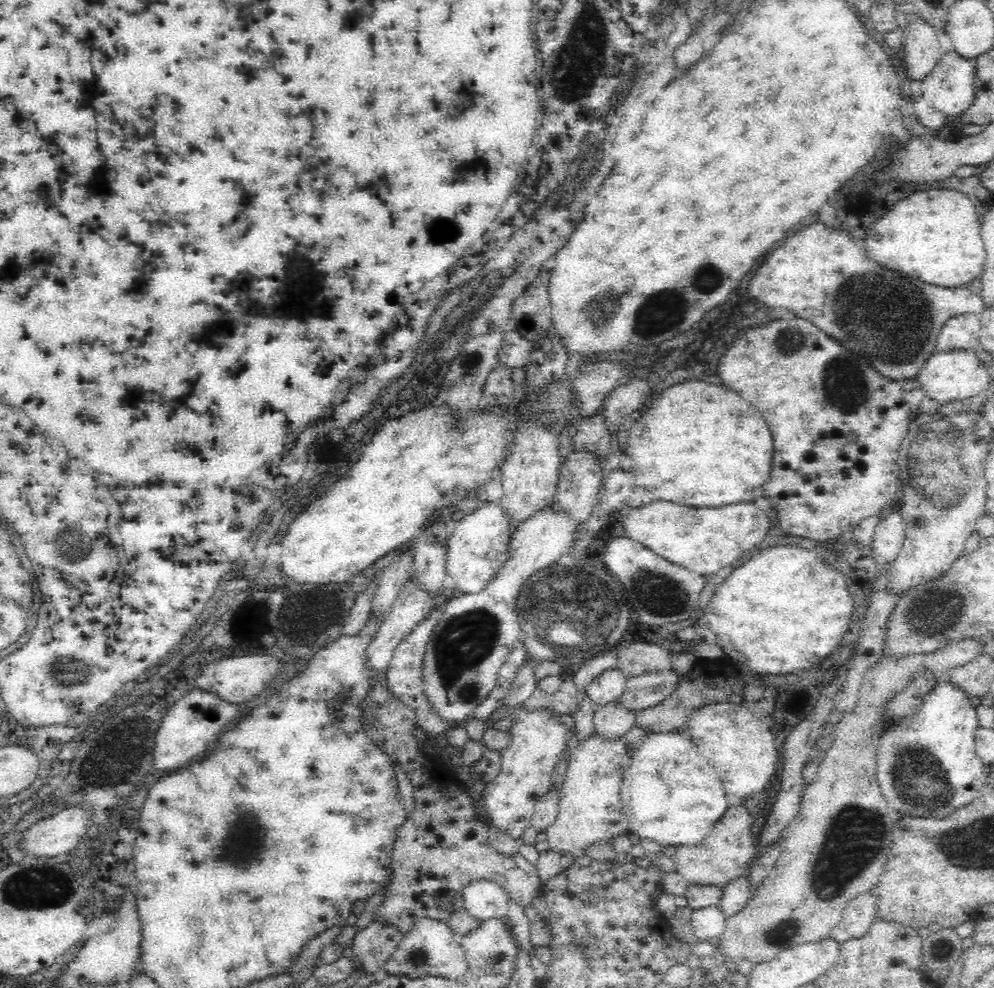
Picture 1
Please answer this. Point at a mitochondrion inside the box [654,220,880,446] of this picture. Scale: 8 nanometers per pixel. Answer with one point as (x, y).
(704, 274)

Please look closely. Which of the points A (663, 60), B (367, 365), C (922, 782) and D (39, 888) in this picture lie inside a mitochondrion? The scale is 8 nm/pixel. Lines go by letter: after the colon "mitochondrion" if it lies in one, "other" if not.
A: other
B: other
C: mitochondrion
D: mitochondrion

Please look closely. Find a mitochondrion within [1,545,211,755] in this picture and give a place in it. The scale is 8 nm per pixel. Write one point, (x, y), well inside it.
(71, 671)

